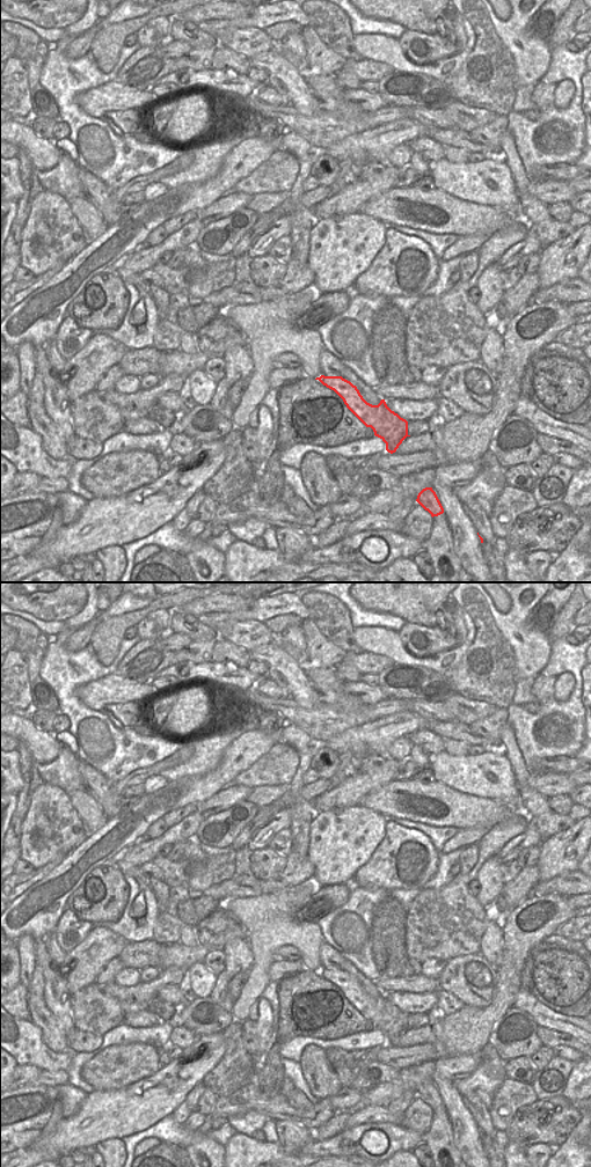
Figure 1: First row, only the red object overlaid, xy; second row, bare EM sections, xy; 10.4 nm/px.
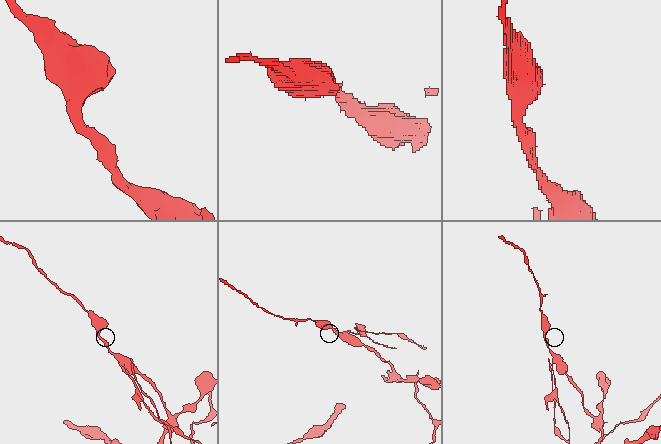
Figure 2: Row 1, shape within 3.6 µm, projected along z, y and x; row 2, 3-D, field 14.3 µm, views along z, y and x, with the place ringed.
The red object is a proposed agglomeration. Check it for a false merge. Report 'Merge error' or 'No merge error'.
Merge error

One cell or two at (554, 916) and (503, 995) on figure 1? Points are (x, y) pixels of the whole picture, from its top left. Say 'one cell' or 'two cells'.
one cell

